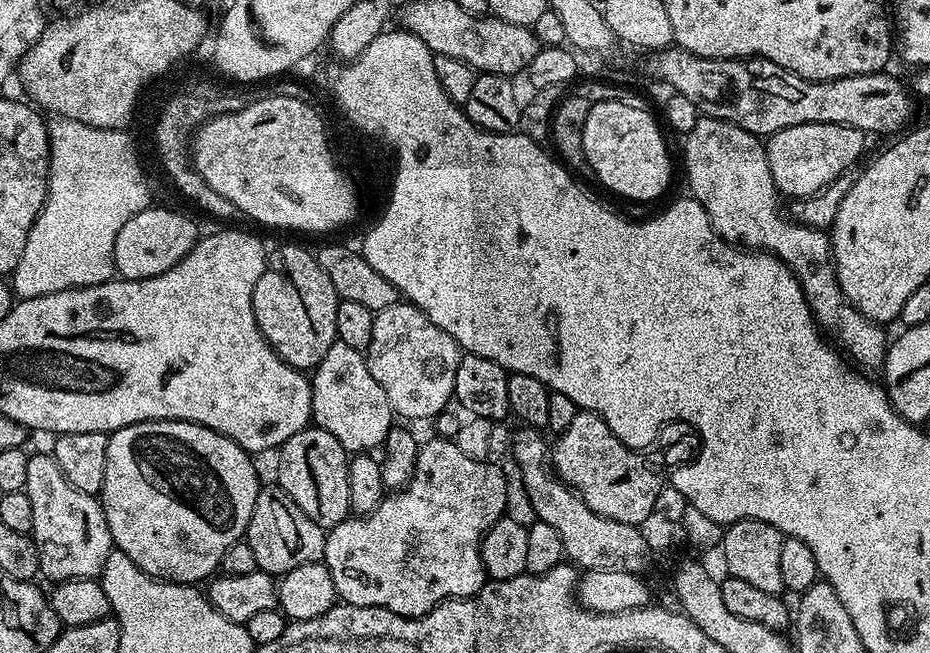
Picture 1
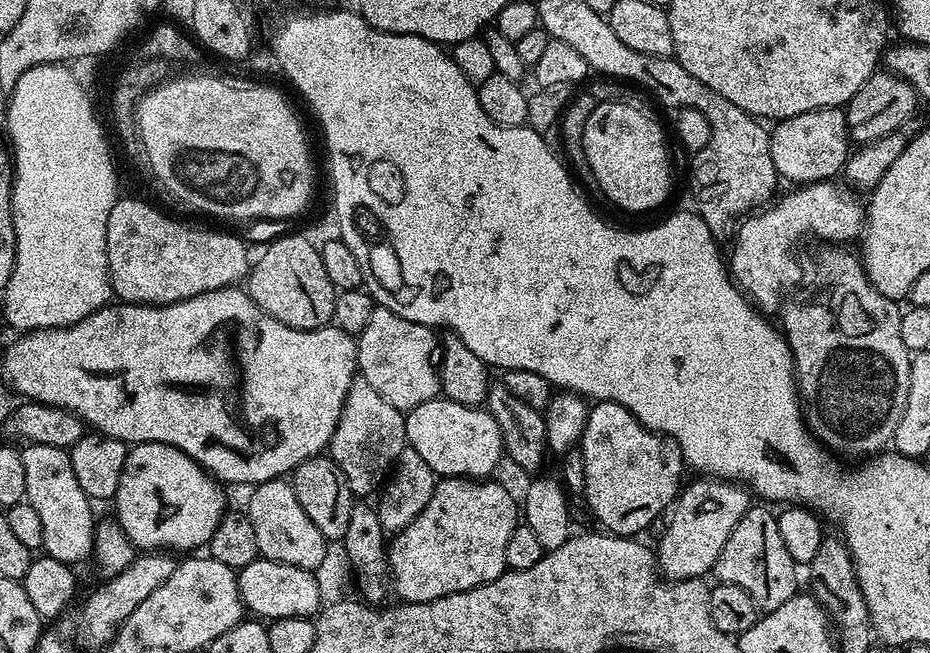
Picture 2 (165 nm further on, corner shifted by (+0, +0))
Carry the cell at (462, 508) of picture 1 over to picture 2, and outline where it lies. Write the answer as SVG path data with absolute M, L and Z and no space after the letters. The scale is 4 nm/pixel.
M446 476L436 481L436 489L426 502L426 510L410 522L401 532L395 533L388 544L388 571L394 581L394 592L406 604L425 604L434 598L477 588L494 582L508 568L506 546L522 516L522 508L508 488L495 484L492 478Z

